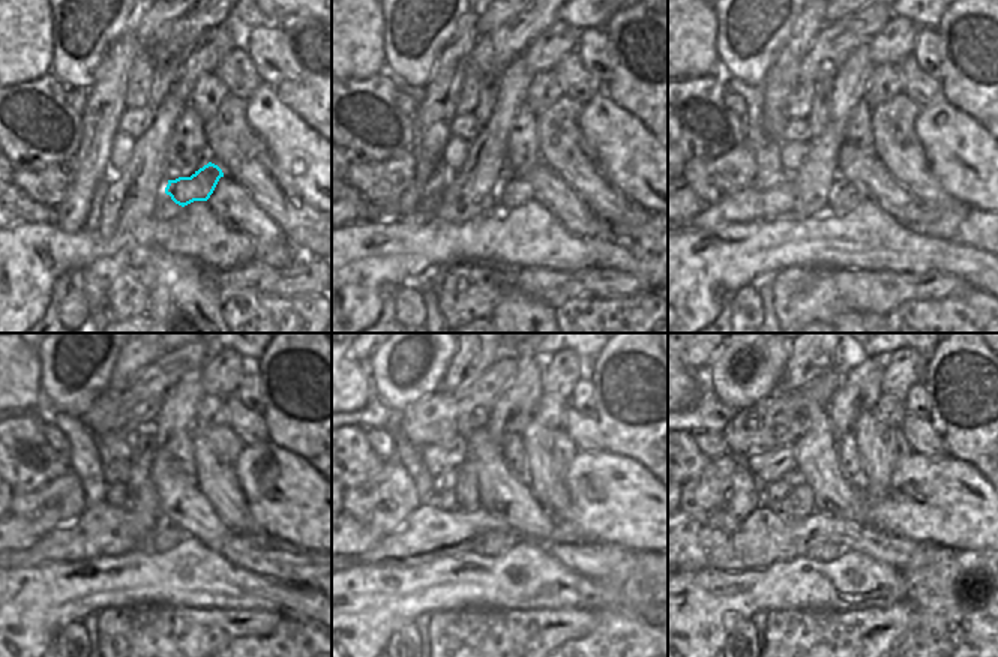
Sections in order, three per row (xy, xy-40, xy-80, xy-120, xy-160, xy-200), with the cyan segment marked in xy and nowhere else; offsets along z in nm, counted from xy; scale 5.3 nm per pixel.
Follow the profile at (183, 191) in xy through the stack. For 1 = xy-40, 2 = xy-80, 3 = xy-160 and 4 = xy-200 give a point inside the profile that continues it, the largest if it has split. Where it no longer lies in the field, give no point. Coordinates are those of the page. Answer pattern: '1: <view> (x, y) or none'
1: xy-40 (515, 191)
2: xy-80 (845, 197)
3: xy-160 (495, 543)
4: xy-200 (826, 551)

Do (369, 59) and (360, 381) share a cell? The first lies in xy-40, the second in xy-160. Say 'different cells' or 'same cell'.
same cell

